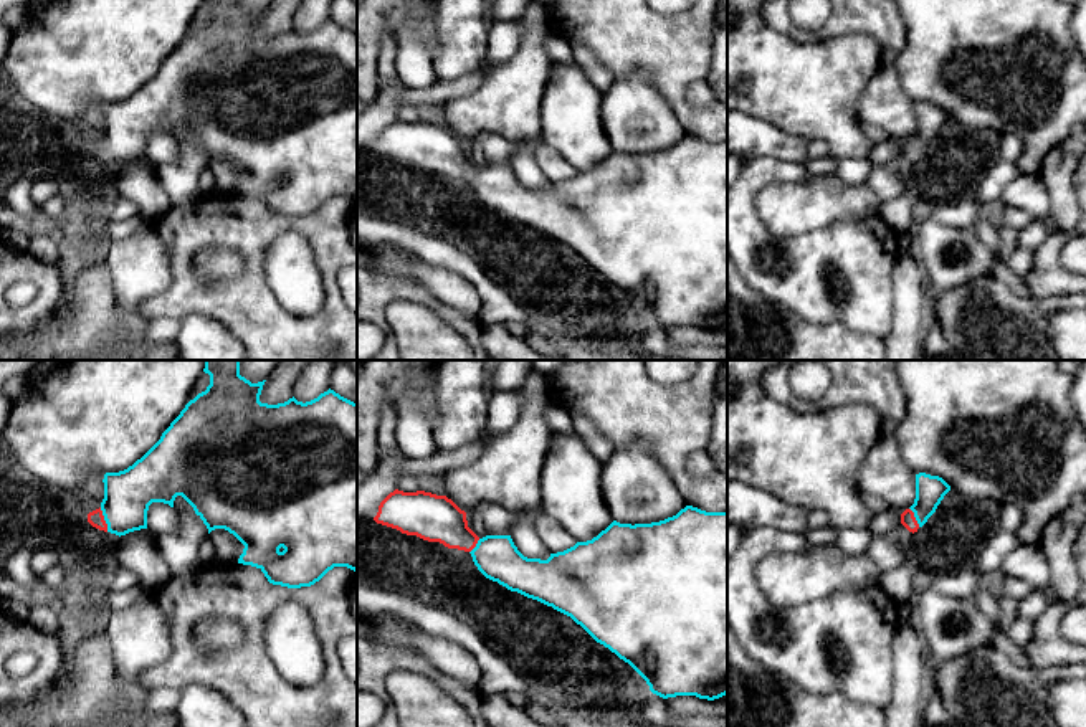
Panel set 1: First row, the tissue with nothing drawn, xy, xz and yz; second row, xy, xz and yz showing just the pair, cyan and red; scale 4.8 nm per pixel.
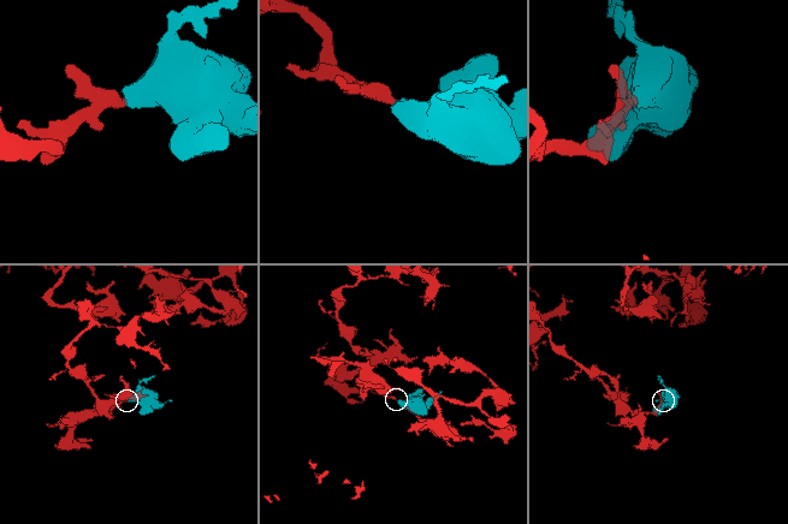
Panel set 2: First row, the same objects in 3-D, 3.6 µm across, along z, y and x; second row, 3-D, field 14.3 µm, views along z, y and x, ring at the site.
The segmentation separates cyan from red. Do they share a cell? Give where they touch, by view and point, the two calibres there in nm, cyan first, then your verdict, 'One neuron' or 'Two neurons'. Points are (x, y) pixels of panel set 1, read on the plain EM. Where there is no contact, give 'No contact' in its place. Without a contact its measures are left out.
Touches cyan at xy (104, 149). Thickness 240 nm (cyan) against 80 nm. One neuron

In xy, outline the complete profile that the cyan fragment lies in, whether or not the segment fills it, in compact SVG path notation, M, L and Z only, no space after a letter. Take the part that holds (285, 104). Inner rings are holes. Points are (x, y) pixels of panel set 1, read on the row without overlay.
M240 0L203 2L210 5L210 15L185 35L160 69L127 99L104 104L104 129L88 144L88 152L121 167L147 159L152 132L174 137L175 127L182 126L208 164L225 159L245 175L238 193L260 198L273 215L311 216L334 197L357 203L357 33L329 18L306 33L293 26L268 35L260 31L266 10L251 13Z

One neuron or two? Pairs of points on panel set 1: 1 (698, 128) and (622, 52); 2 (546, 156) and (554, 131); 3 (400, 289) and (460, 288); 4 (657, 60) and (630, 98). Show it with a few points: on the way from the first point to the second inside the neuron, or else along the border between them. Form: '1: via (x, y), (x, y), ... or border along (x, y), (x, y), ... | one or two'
1: via (678, 104), (673, 88), (645, 60) | one
2: border along (544, 144), (556, 149), (577, 171) | two
3: border along (390, 275), (415, 280), (443, 303), (460, 311) | two
4: border along (615, 78), (640, 70), (670, 104) | two

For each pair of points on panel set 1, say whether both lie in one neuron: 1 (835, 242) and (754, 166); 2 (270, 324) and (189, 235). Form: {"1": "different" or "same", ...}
{"1": "same", "2": "same"}

